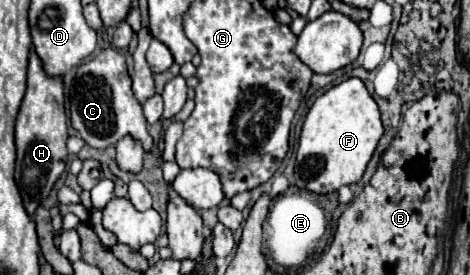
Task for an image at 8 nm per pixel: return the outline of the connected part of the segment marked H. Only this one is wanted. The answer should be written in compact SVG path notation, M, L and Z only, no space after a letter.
M30 49L28 59L28 89L20 105L16 121L16 183L20 187L26 211L32 215L36 207L48 197L56 179L64 173L66 167L66 109L64 109L64 83L62 77L48 77L44 73L44 63L36 57L36 51Z

